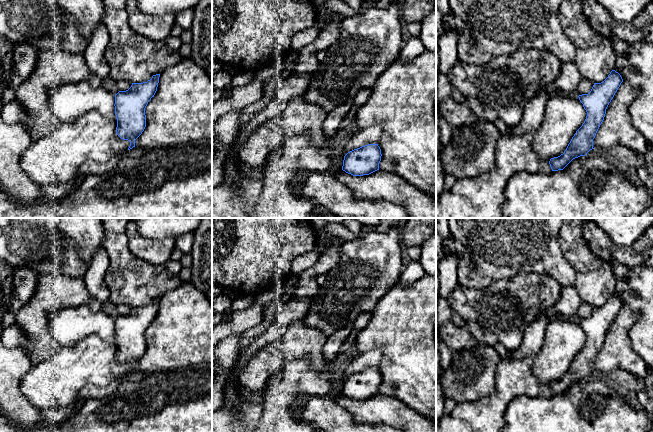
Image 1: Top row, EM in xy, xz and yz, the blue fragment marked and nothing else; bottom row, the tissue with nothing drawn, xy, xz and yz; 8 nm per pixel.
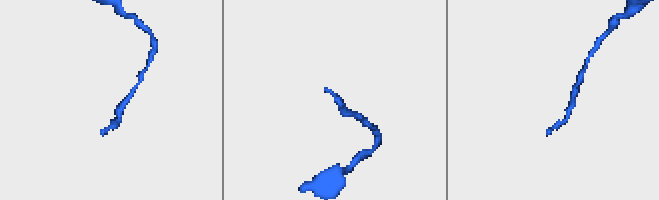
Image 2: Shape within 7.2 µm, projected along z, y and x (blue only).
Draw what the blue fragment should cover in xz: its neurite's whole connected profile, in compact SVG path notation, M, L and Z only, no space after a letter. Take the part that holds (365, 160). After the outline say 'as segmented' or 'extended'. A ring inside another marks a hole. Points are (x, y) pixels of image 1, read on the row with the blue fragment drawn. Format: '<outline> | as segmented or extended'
M368 144L344 156L342 170L353 176L369 175L379 170L381 149L378 144Z | as segmented

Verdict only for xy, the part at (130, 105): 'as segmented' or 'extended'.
as segmented

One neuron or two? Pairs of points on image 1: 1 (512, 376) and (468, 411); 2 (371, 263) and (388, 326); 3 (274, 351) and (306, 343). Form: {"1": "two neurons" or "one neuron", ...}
{"1": "one neuron", "2": "two neurons", "3": "one neuron"}

